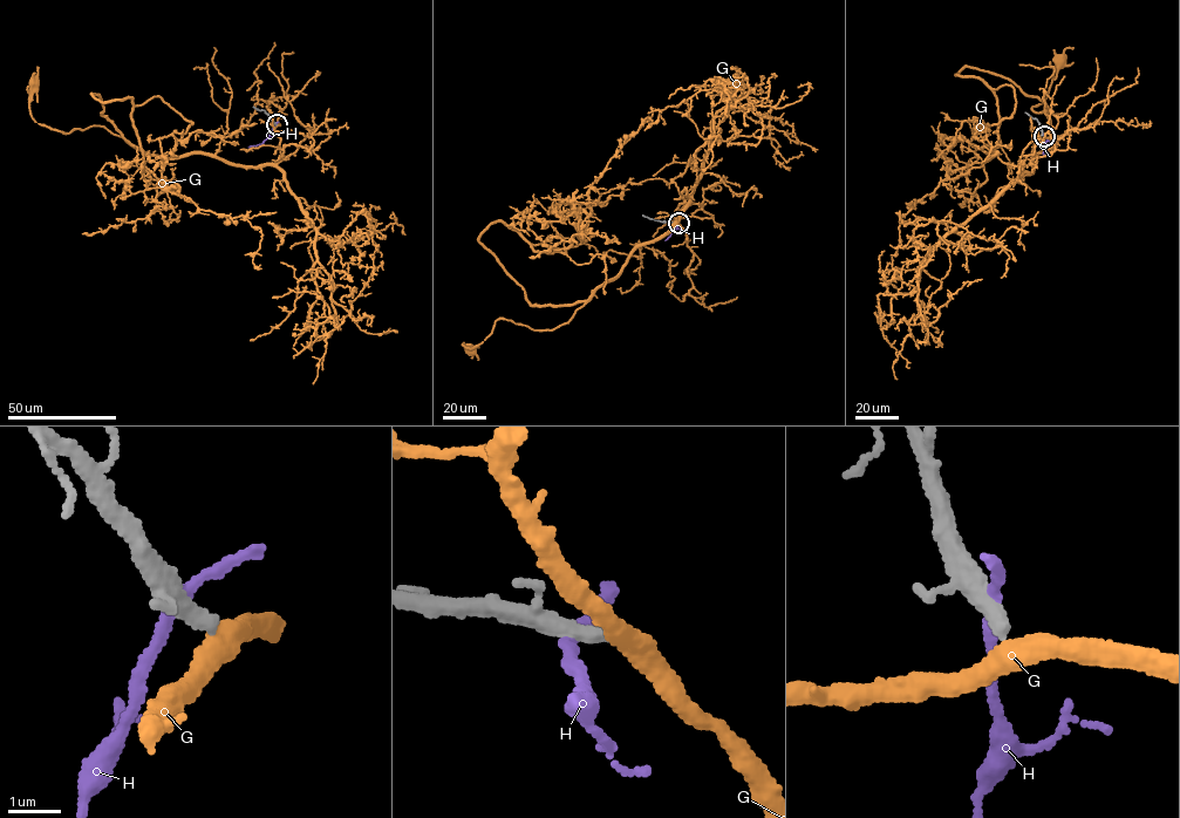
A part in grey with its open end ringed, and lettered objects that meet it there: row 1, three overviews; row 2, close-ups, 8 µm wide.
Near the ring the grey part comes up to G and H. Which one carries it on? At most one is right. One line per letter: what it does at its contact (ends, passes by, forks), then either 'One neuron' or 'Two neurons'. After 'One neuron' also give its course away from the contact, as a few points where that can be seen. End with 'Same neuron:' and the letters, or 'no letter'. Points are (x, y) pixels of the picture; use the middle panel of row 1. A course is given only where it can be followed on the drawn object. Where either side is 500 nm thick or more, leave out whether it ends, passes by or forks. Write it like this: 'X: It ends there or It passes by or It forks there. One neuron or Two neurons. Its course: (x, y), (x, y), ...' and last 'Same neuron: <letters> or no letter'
G: It passes by. Two neurons
H: It passes by. Two neurons
Same neuron: no letter

